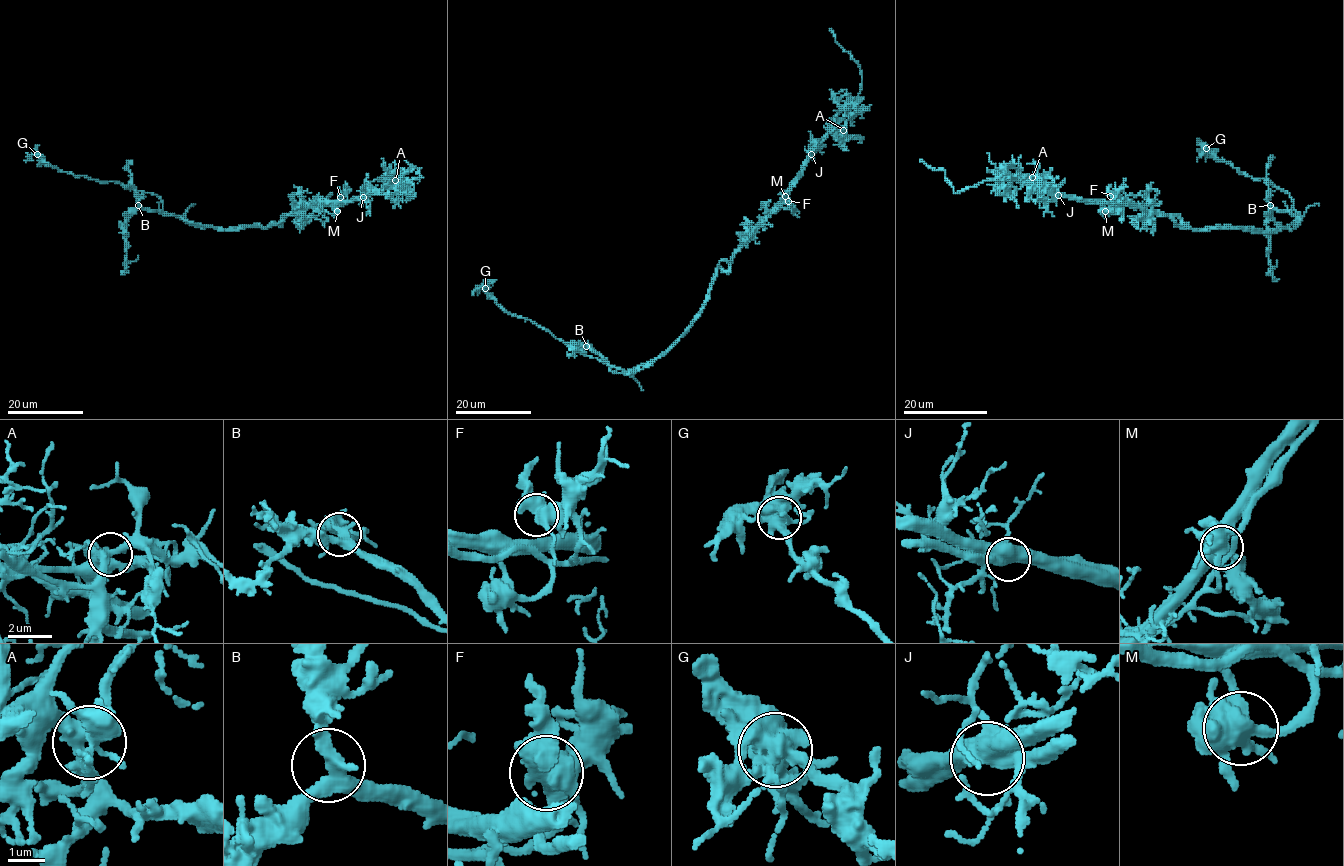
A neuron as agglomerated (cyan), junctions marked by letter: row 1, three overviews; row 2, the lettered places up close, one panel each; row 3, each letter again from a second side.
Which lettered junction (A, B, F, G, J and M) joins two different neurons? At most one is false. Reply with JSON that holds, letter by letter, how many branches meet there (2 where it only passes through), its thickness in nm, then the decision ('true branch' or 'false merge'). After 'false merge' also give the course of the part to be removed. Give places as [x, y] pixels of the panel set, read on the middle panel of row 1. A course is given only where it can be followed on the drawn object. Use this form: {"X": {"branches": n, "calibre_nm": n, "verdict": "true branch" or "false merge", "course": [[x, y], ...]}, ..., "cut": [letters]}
{"A": {"branches": 3, "calibre_nm": 380, "verdict": "true branch"}, "B": {"branches": 3, "calibre_nm": 360, "verdict": "true branch"}, "F": {"branches": 3, "calibre_nm": 550, "verdict": "true branch"}, "G": {"branches": 3, "calibre_nm": 550, "verdict": "true branch"}, "J": {"branches": 3, "calibre_nm": 550, "verdict": "false merge", "course": [[811, 154], [783, 203], [719, 264], [689, 328], [648, 366], [613, 372], [507, 313], [482, 287], [473, 295]]}, "M": {"branches": 4, "calibre_nm": 500, "verdict": "true branch"}, "cut": ["J"]}

